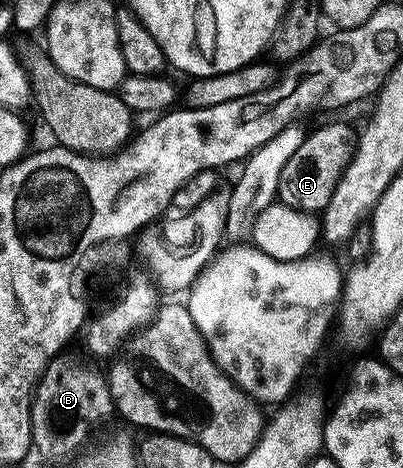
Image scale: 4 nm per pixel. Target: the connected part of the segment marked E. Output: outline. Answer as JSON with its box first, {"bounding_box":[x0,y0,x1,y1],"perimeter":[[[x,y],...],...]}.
{"bounding_box":[277,123,356,213],"perimeter":[[[326,123],[307,134],[295,151],[289,152],[287,164],[280,173],[277,202],[292,209],[311,213],[325,211],[336,185],[342,179],[350,158],[354,156],[356,131],[346,123]]]}

